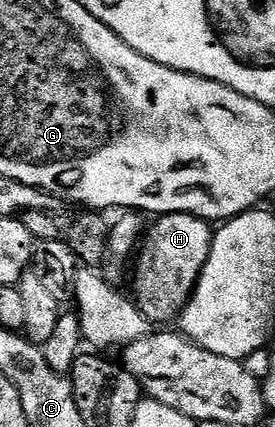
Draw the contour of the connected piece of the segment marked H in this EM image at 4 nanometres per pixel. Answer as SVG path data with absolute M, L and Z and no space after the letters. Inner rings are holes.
M181 212L158 217L153 223L141 244L144 250L135 274L133 298L150 325L169 326L172 320L174 323L180 317L193 297L193 291L210 256L215 234L208 221Z

